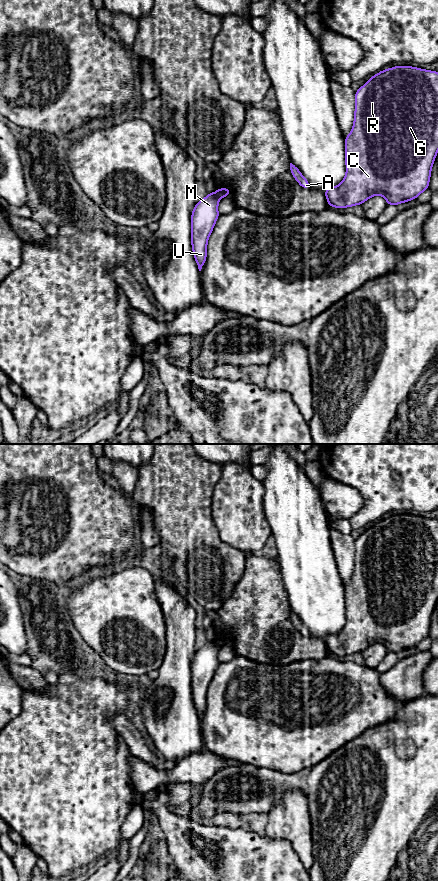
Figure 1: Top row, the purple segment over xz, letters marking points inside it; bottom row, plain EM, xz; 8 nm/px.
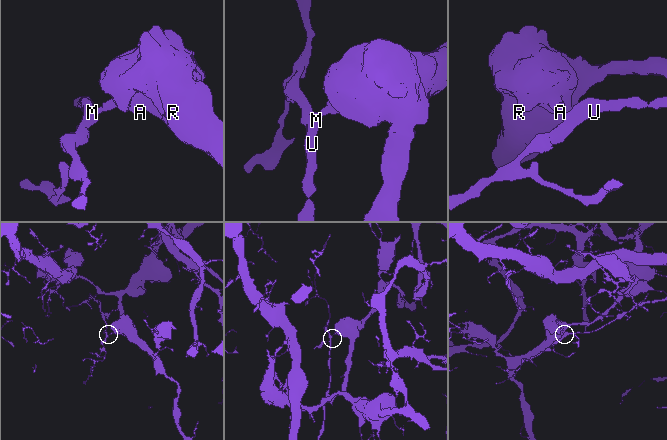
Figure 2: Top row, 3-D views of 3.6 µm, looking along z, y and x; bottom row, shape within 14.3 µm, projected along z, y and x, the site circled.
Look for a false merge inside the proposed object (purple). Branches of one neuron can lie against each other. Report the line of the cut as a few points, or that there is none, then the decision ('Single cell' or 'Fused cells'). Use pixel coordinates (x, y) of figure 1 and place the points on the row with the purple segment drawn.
Split along xz (215, 192), (219, 198). Fused cells

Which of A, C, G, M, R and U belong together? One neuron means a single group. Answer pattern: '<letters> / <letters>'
A C G R / M U

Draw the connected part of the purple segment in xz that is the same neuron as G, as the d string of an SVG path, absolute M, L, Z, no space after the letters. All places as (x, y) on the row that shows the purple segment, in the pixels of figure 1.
M397 65L372 76L355 92L352 130L345 136L346 175L337 186L324 192L331 207L361 205L373 196L385 198L388 205L409 202L429 189L431 169L438 152L438 72Z

